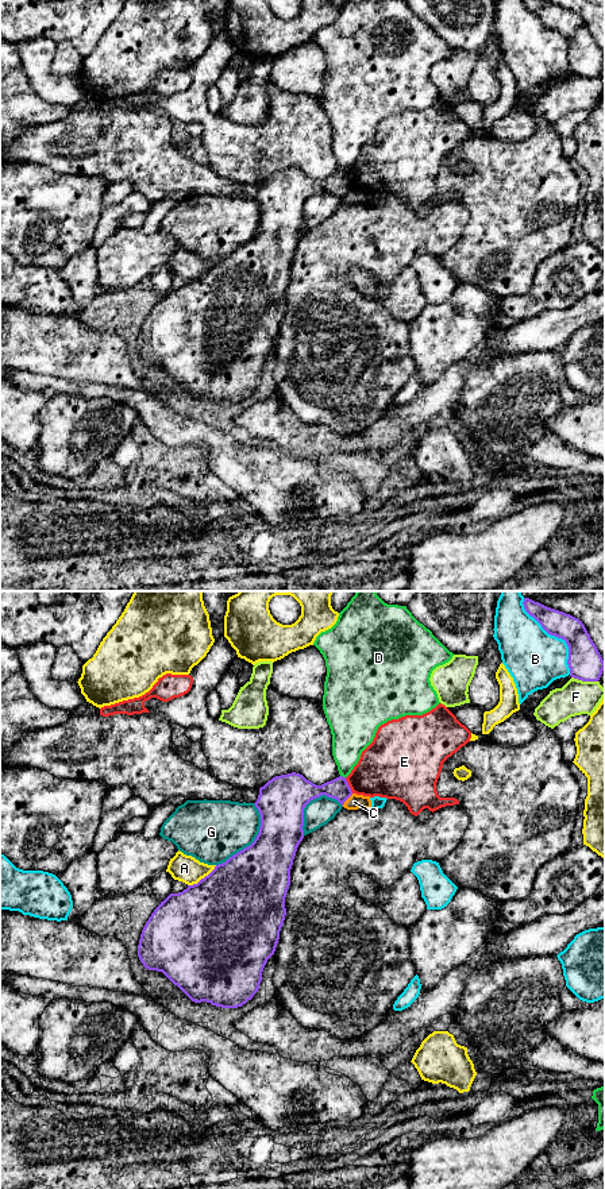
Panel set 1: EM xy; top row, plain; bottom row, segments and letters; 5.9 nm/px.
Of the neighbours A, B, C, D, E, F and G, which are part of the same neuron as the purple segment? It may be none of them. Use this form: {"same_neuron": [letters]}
{"same_neuron": []}

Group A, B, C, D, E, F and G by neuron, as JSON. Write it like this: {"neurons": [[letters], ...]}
{"neurons": [["A", "C"], ["B"], ["D"], ["E"], ["F"], ["G"]]}

